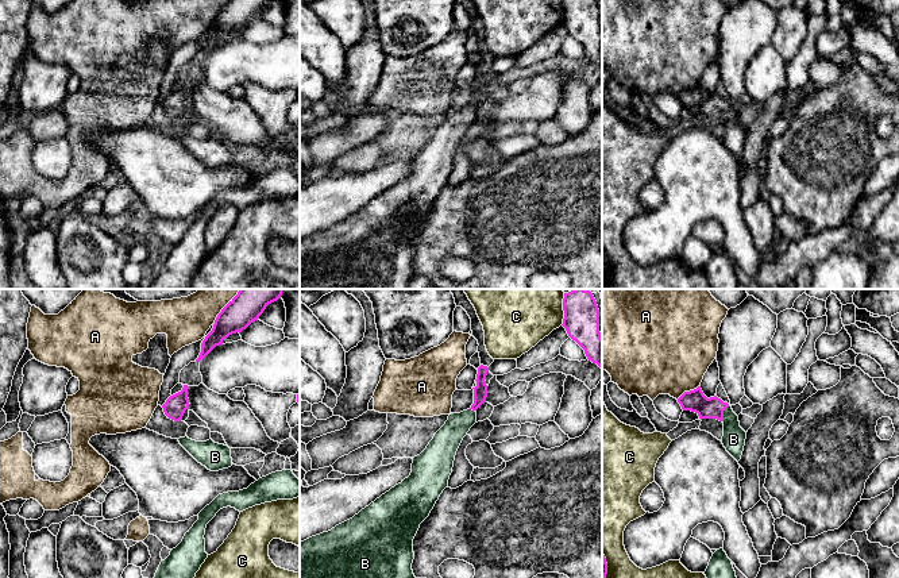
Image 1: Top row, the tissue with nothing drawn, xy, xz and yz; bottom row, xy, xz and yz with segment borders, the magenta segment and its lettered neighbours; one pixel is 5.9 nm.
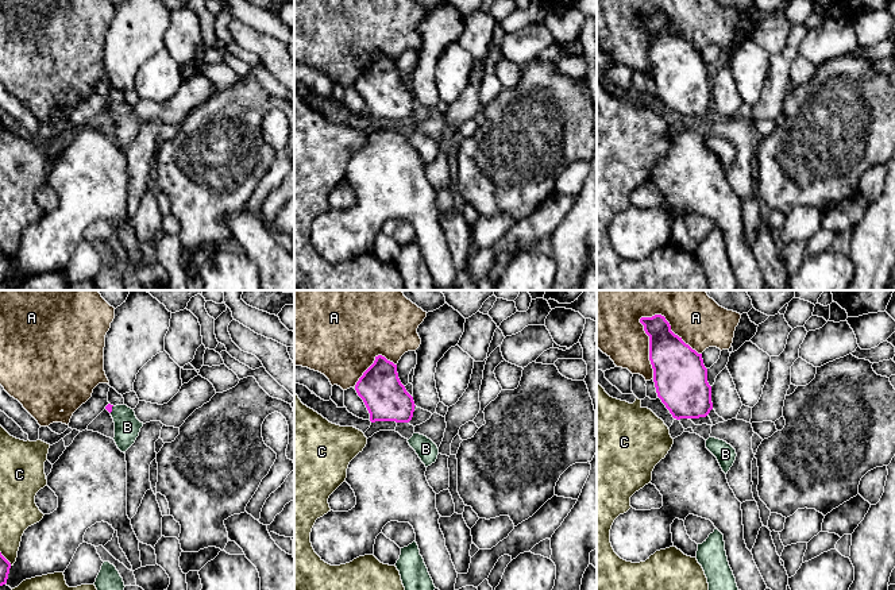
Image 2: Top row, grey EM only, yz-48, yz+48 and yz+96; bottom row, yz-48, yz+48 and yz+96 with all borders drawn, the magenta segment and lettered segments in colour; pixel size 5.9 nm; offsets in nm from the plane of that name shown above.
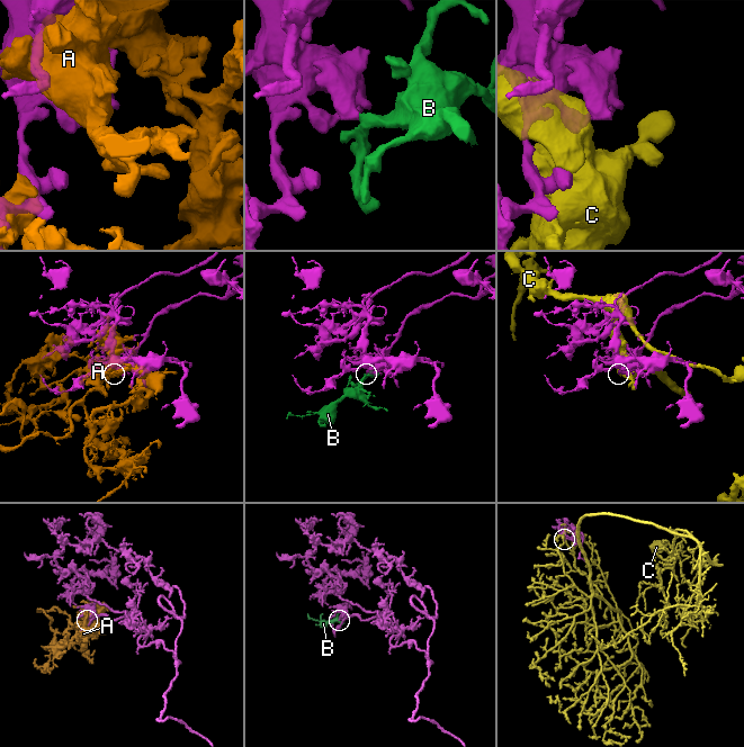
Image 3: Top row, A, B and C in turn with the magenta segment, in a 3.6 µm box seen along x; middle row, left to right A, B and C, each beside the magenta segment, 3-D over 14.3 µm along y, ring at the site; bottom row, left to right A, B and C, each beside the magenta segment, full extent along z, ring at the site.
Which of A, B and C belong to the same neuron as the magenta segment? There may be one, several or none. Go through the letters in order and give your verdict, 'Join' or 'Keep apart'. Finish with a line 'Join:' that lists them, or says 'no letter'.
A: Keep apart
B: Join
C: Keep apart
Join: B

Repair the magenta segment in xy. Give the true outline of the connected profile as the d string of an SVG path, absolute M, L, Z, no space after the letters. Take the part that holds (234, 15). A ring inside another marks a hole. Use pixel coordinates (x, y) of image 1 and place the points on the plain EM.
M228 0L217 12L212 28L201 41L201 50L196 59L204 57L216 43L229 32L242 30L252 19L258 18L271 0Z

